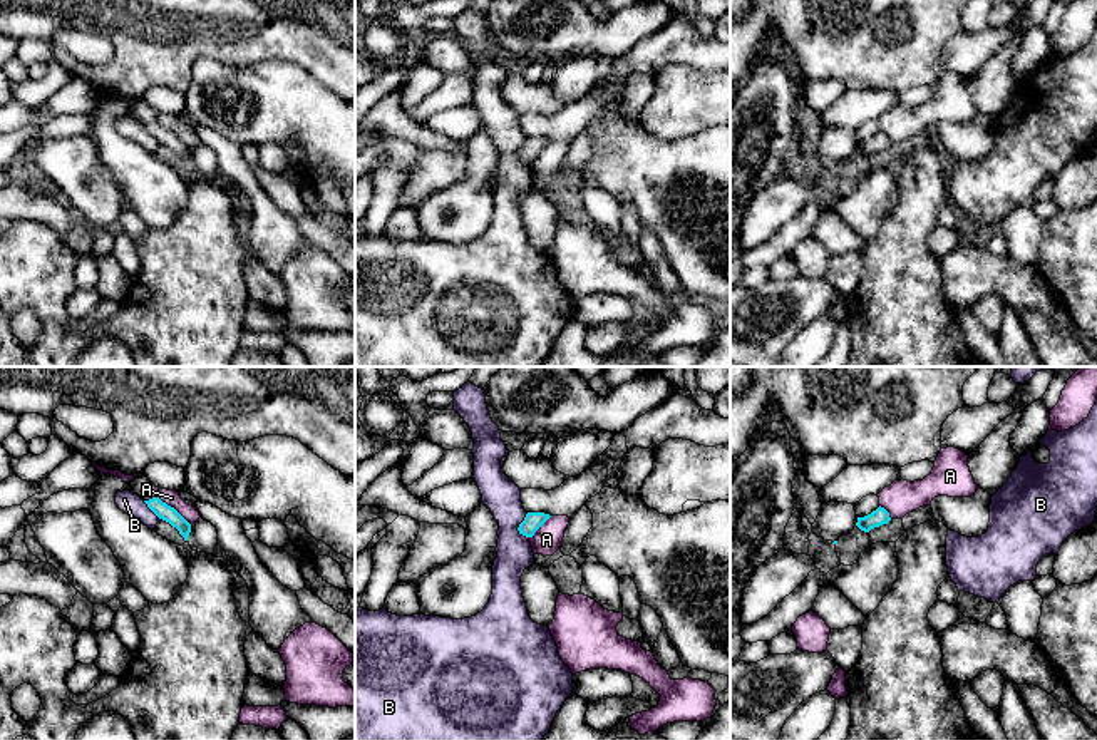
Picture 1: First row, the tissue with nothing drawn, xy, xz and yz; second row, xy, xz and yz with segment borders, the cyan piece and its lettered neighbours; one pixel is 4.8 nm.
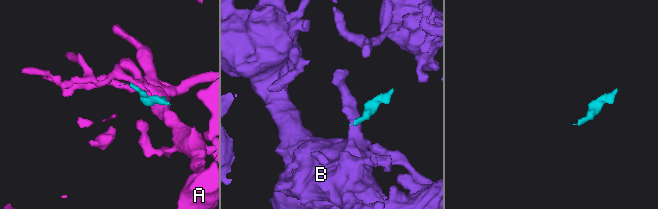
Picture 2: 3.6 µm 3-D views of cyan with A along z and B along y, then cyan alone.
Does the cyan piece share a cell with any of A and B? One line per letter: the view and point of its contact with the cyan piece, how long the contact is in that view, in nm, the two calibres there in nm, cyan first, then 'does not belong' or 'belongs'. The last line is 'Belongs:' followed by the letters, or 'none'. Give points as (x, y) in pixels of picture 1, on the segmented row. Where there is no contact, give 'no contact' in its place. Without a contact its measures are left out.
A: xy (173, 508) | 220 nm | 80/80 nm | does not belong
B: xz (520, 526) | 130 nm | 90/170 nm | does not belong
Belongs: none

